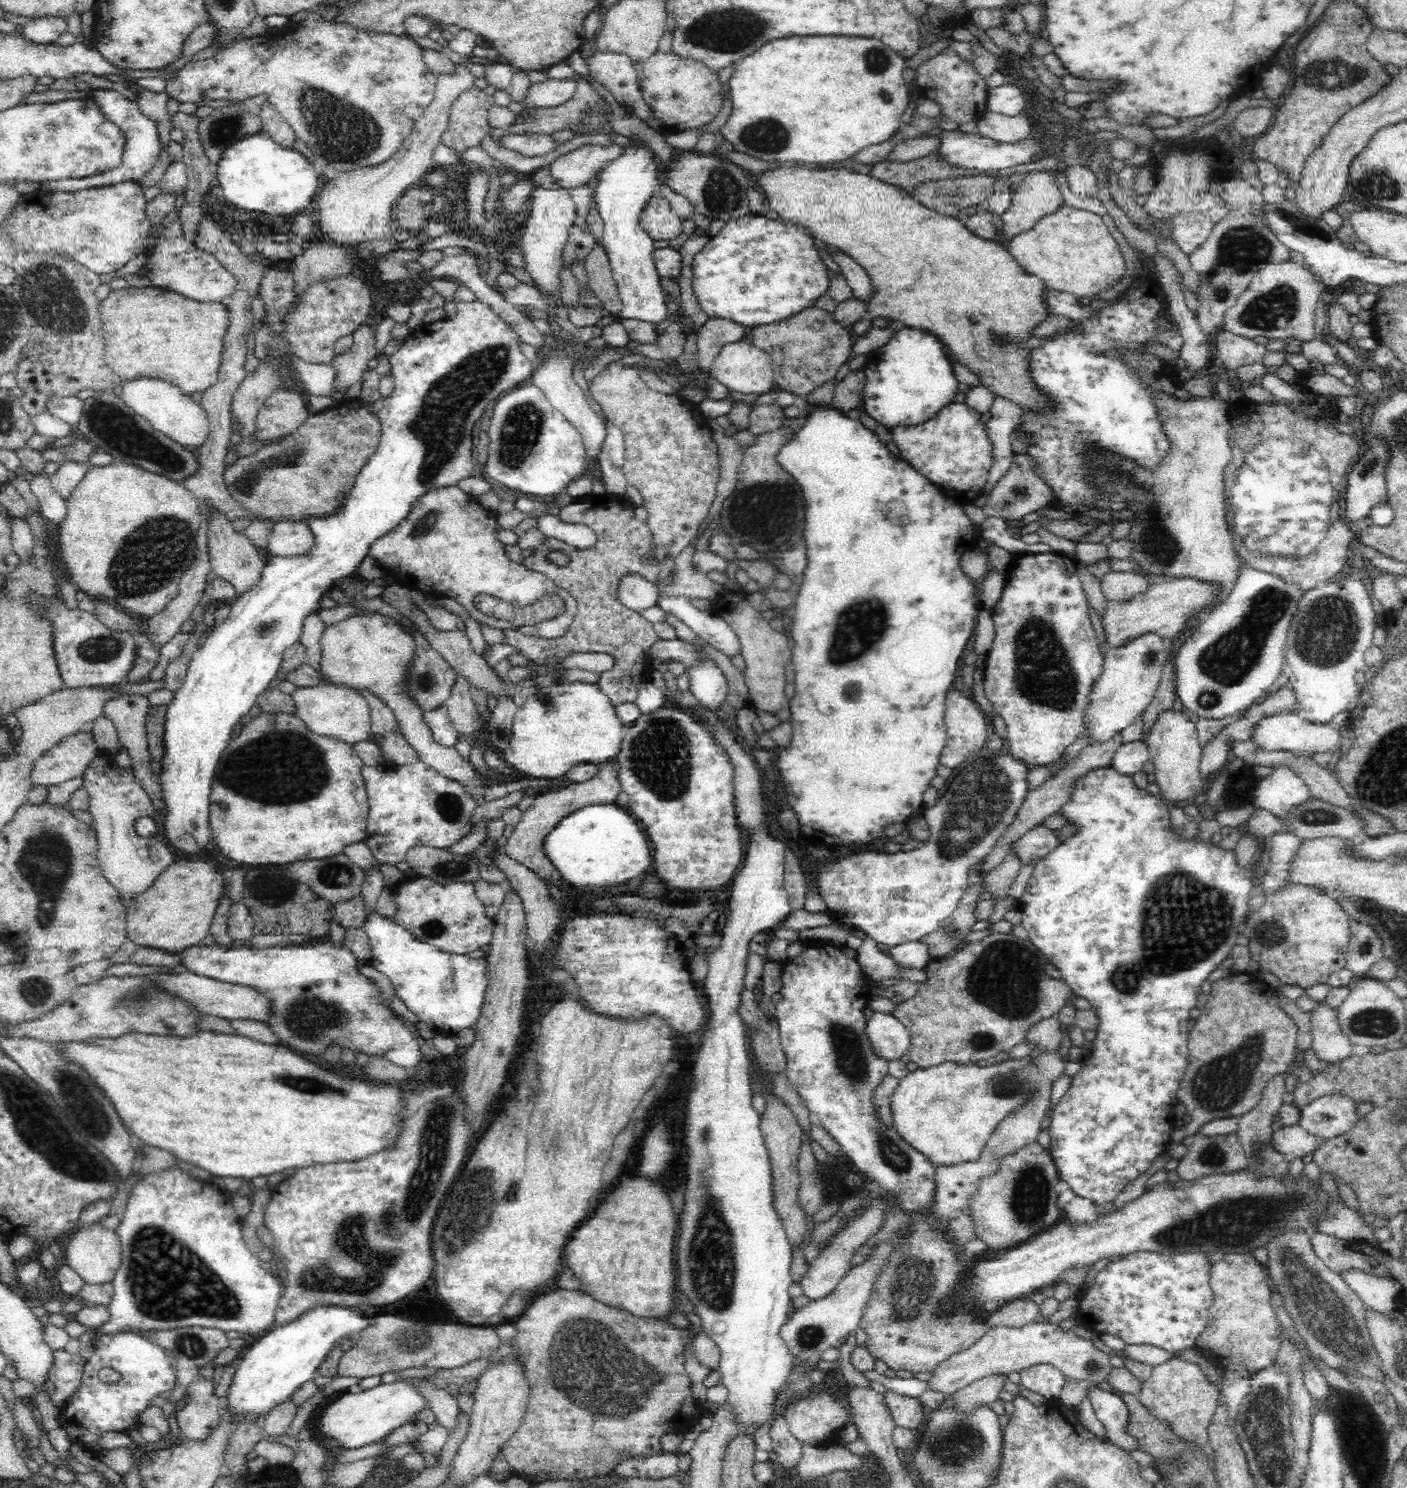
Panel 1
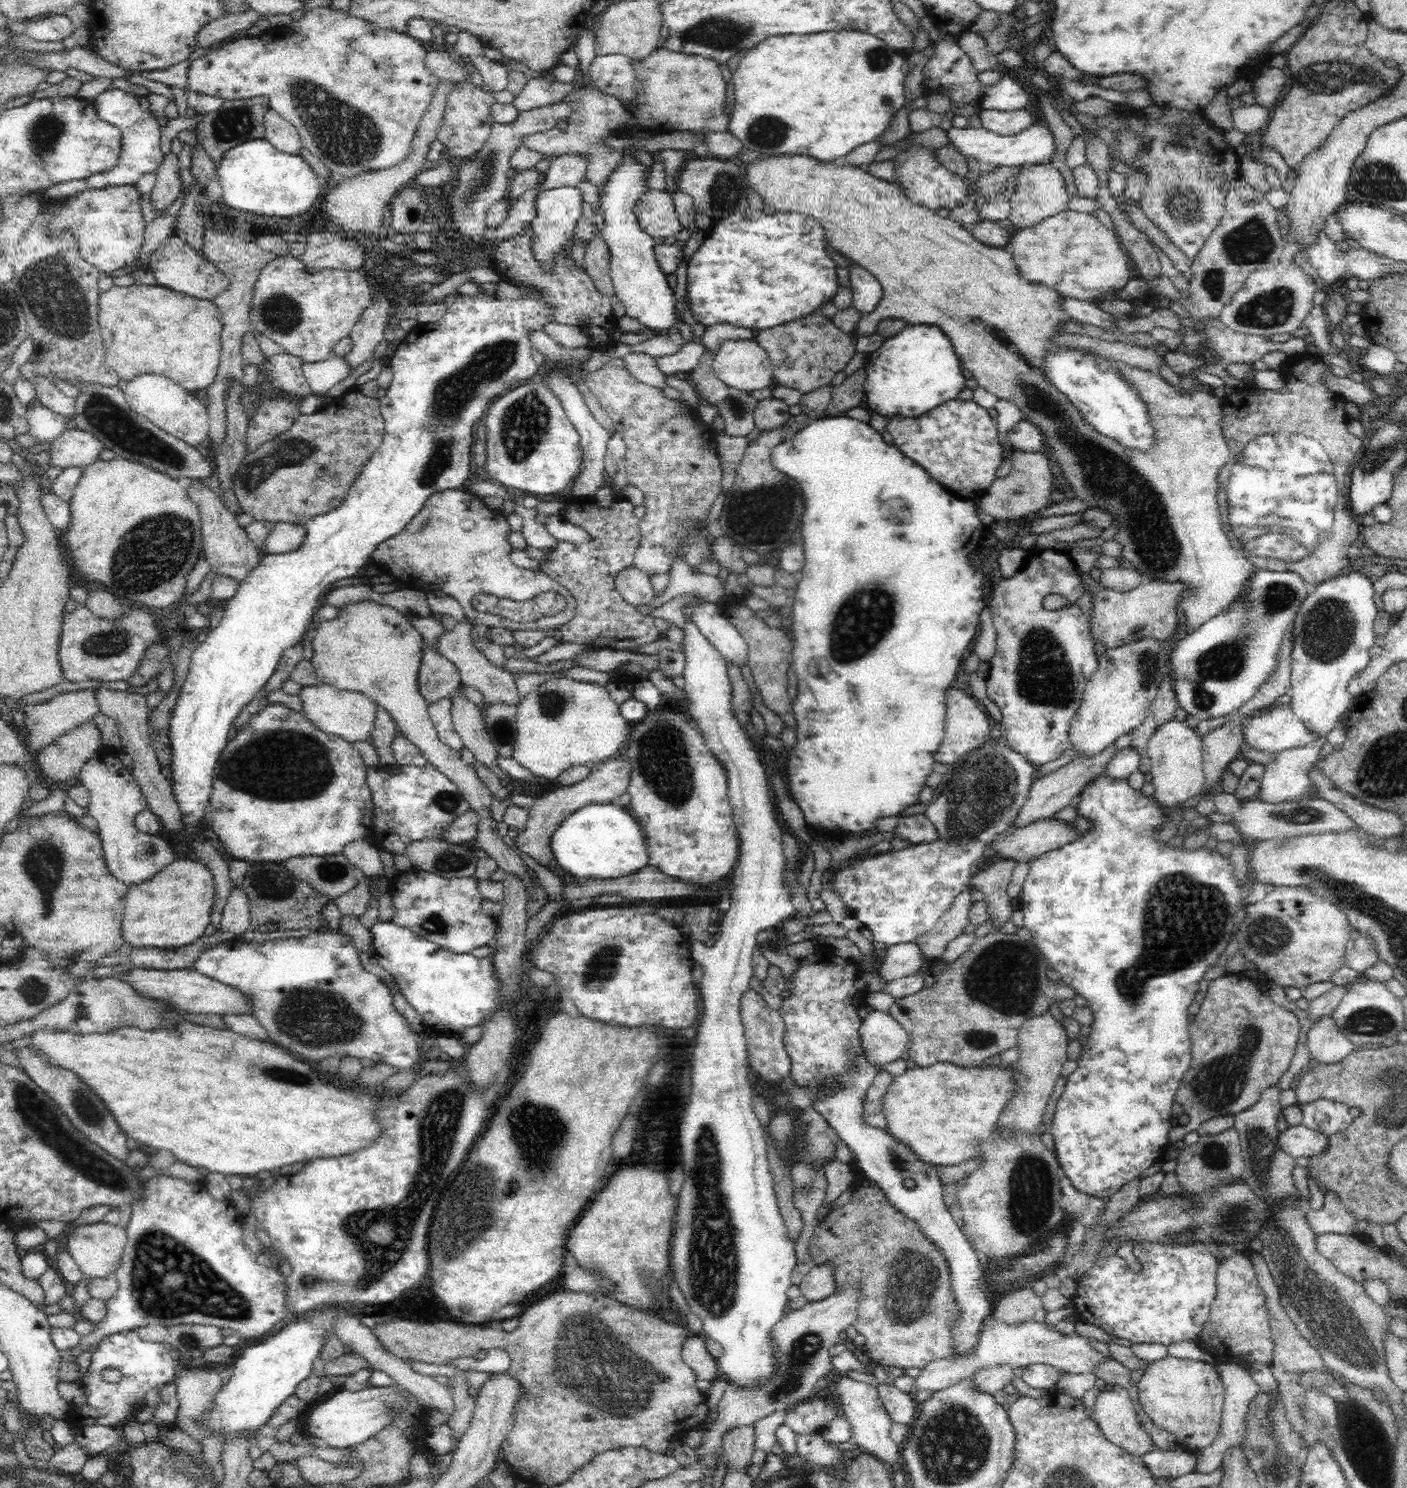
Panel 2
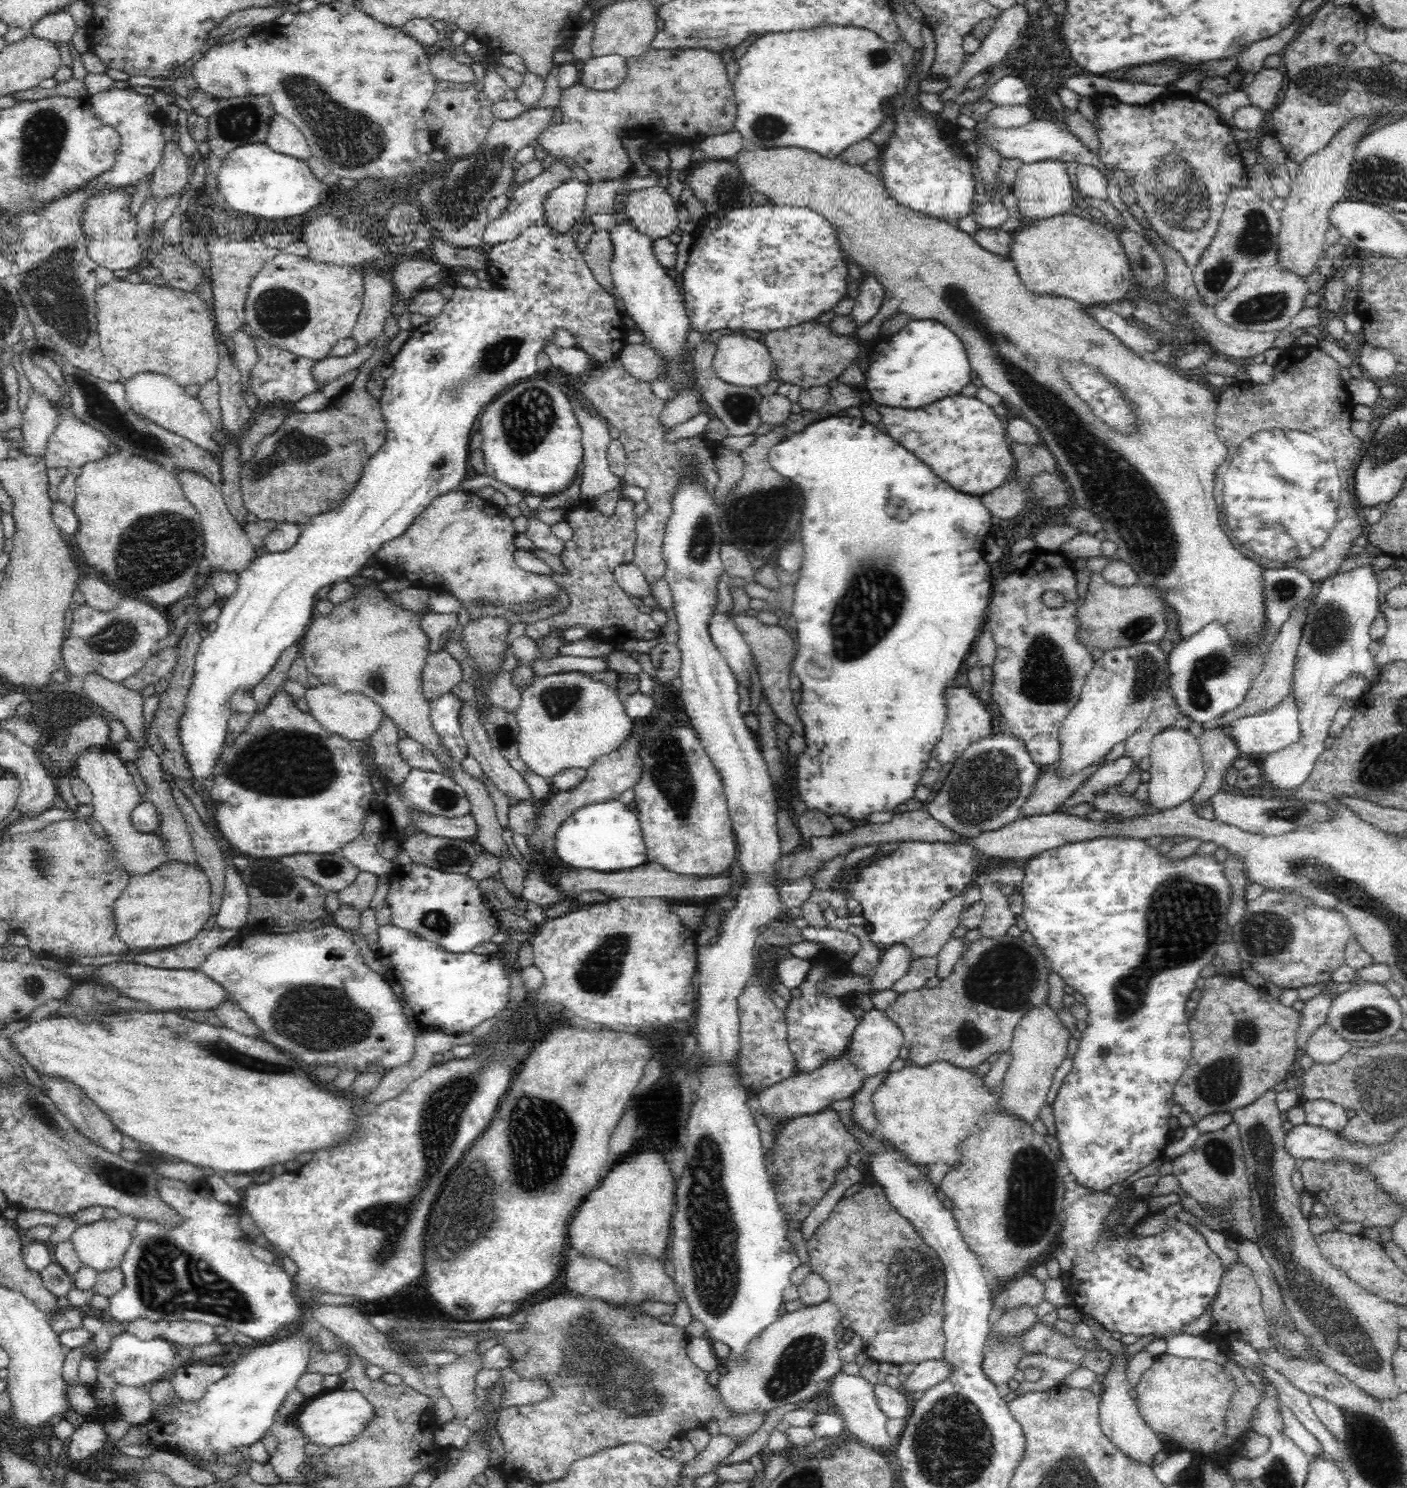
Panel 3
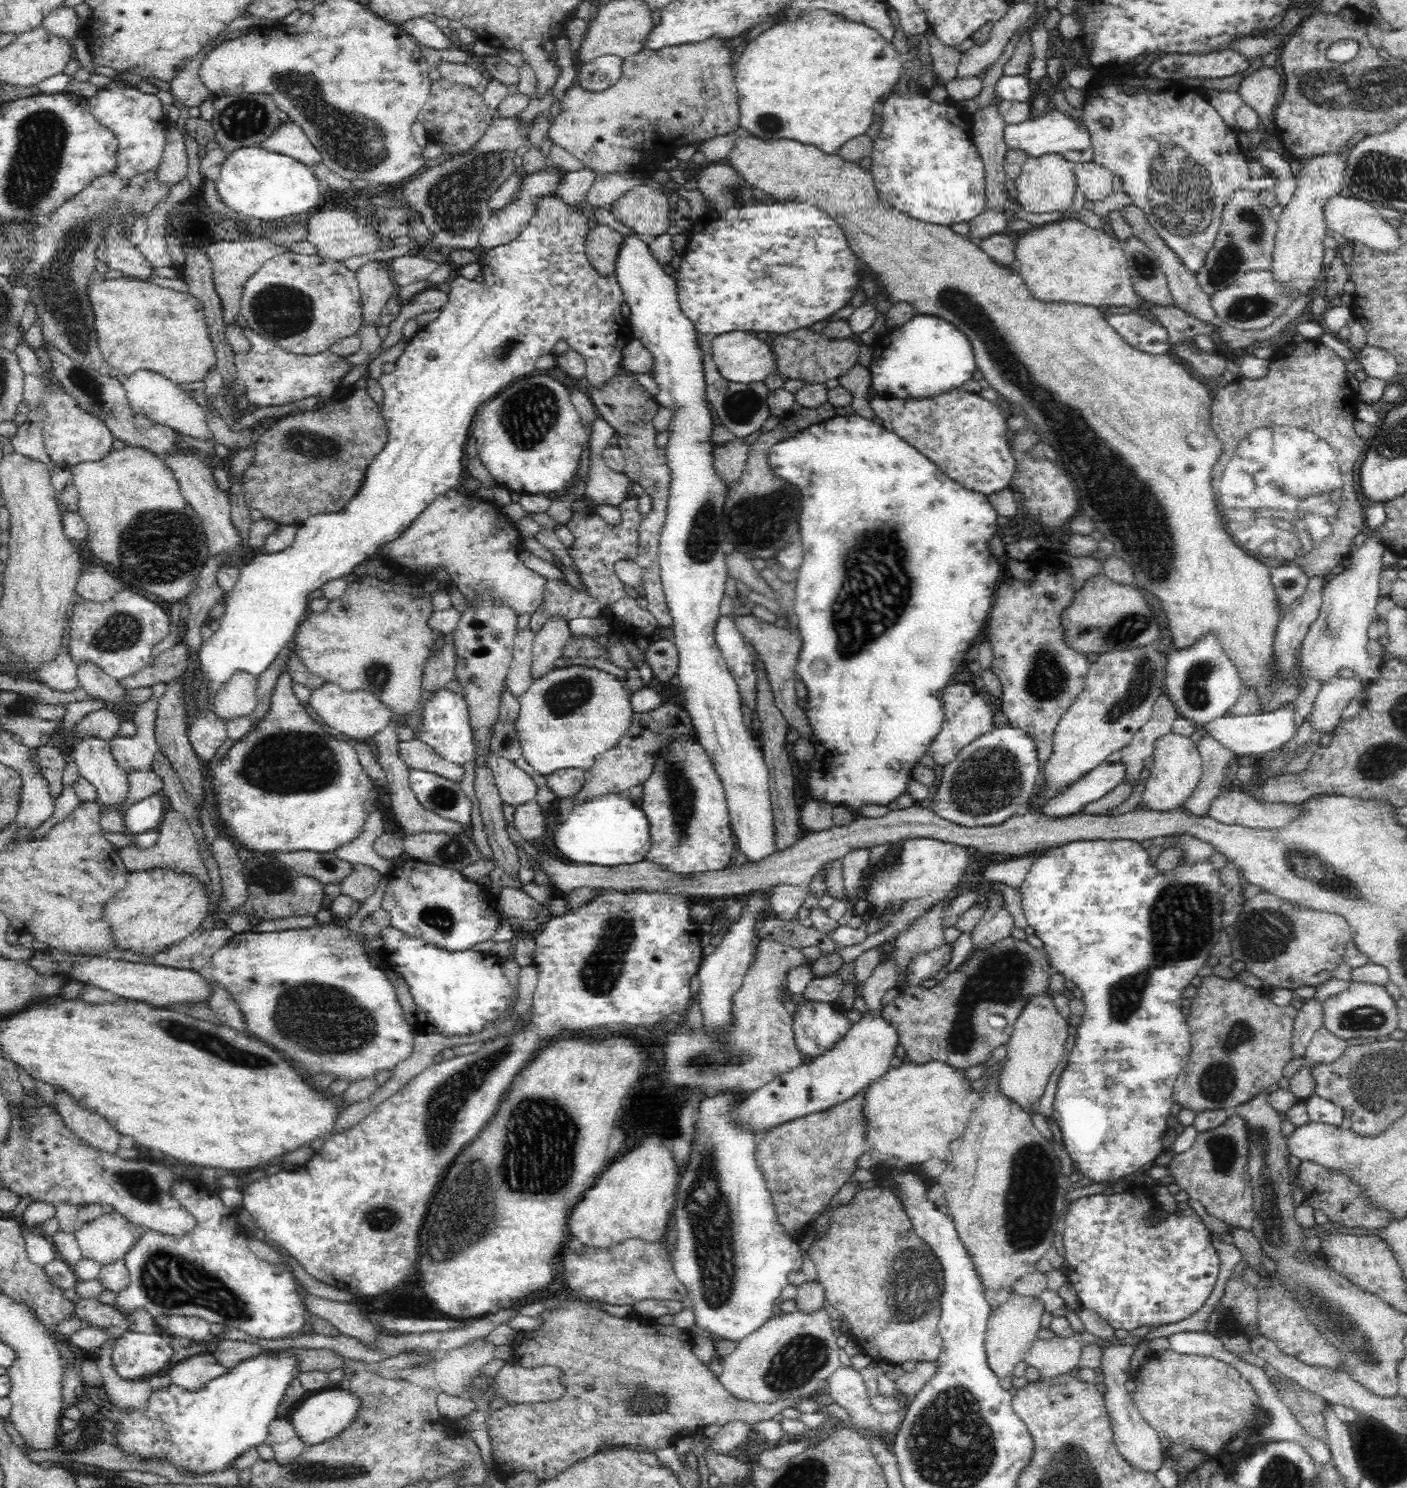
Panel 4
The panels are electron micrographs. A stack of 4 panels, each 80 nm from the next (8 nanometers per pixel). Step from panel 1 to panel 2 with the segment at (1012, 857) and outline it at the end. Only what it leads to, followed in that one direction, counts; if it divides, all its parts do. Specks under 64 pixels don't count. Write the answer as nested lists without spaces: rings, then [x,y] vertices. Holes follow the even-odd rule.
[[[1002,859],[994,865],[982,867],[976,876],[971,876],[974,884],[971,888],[985,894],[989,918],[994,920],[997,929],[1000,924],[1010,920],[1013,911],[1012,899],[1008,897],[1006,887],[1017,864],[1014,859]]]

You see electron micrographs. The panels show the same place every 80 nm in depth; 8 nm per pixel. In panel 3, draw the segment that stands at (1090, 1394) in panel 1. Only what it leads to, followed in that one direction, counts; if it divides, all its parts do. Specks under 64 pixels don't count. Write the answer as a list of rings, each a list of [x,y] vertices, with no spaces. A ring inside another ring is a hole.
[[[1121,1356],[1113,1357],[1113,1367],[1107,1372],[1102,1384],[1103,1391],[1100,1395],[1100,1426],[1104,1430],[1104,1435],[1110,1439],[1118,1448],[1132,1461],[1144,1466],[1152,1465],[1152,1456],[1162,1450],[1163,1446],[1154,1435],[1154,1431],[1149,1427],[1139,1408],[1135,1403],[1128,1383],[1126,1382],[1126,1359]]]

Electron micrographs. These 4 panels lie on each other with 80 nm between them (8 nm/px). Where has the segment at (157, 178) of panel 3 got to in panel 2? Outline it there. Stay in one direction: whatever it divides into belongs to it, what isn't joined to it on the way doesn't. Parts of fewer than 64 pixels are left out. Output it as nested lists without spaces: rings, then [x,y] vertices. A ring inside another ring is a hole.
[[[170,153],[157,168],[155,187],[151,191],[151,206],[156,216],[165,212],[180,195],[182,181],[178,177],[178,159]]]

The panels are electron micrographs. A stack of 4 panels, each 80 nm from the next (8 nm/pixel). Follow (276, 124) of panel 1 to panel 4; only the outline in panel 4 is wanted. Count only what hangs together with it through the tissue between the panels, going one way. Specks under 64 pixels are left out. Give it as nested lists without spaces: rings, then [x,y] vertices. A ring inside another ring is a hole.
[[[288,120],[276,126],[261,147],[273,153],[285,154],[312,168],[320,162],[321,154],[312,146],[300,126]]]

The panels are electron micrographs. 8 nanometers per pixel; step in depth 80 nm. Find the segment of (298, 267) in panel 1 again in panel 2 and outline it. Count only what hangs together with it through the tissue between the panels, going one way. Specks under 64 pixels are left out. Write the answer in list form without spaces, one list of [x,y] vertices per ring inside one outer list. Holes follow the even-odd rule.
[[[320,226],[308,236],[305,252],[299,260],[308,272],[357,270],[364,262],[364,248],[356,240]]]

